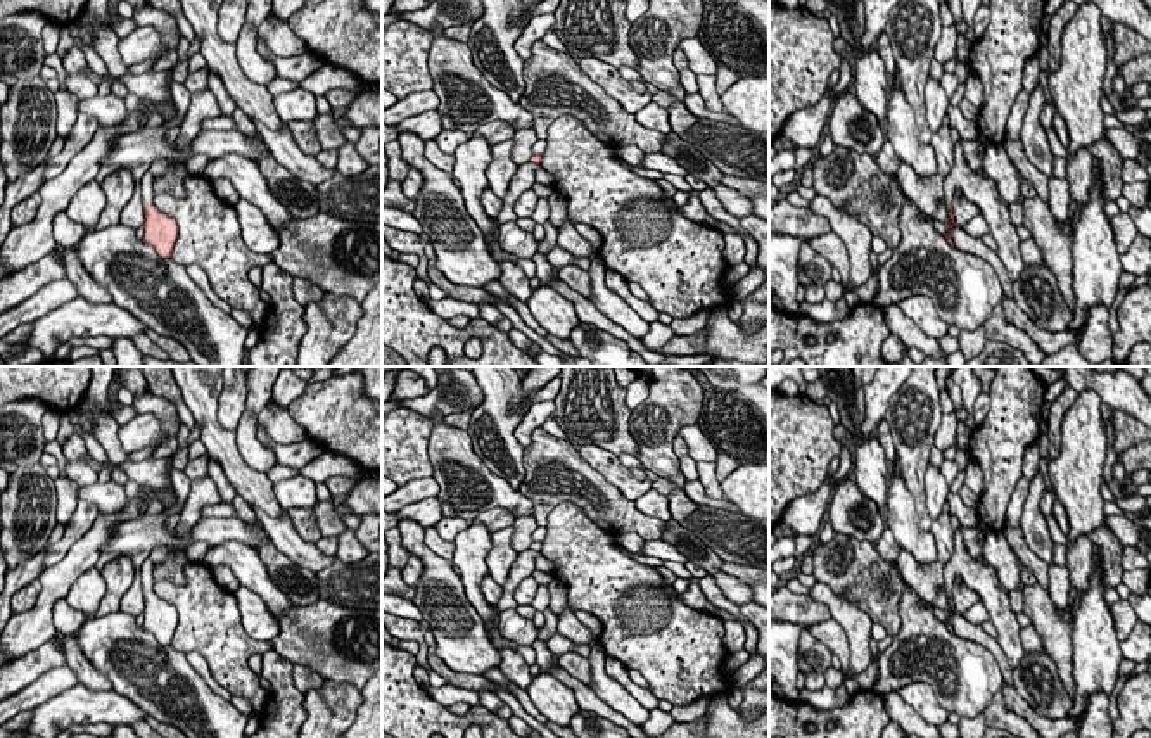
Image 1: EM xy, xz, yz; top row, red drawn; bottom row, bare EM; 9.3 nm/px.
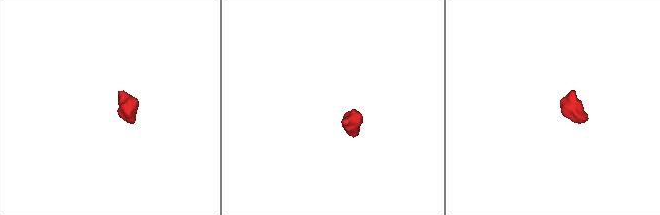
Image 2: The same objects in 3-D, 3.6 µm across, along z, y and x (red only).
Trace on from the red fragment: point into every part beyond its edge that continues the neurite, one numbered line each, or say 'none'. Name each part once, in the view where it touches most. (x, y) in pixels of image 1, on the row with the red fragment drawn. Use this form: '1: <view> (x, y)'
1: xy (147, 180)

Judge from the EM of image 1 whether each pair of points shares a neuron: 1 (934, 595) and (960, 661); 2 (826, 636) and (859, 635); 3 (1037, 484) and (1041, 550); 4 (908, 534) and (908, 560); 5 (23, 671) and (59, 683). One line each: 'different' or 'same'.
1: different
2: different
3: same
4: different
5: different

